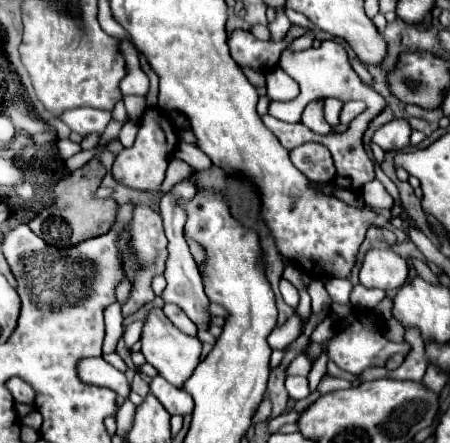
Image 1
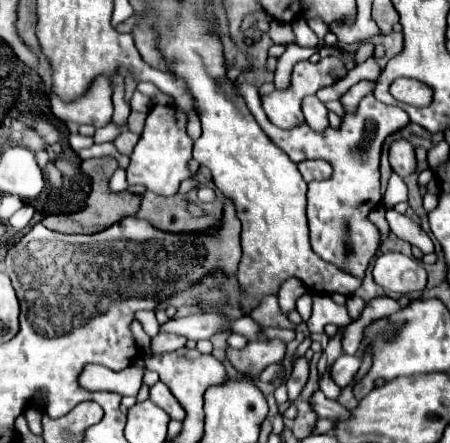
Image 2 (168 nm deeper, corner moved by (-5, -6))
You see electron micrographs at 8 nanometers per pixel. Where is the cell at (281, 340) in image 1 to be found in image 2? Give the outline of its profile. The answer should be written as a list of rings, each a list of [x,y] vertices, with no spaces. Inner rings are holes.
[[[267,339],[267,341],[255,341],[257,347],[247,347],[237,351],[227,347],[227,359],[231,365],[243,373],[243,375],[259,375],[267,365],[271,363],[281,363],[285,357],[285,341],[281,339]]]

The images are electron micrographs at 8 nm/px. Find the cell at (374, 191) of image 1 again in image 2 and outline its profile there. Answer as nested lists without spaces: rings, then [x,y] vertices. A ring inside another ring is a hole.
[[[387,209],[387,223],[399,239],[405,239],[411,245],[417,245],[423,253],[433,253],[433,243],[429,241],[427,233],[419,225],[415,225],[411,219],[407,219],[405,215],[397,213],[395,209]]]

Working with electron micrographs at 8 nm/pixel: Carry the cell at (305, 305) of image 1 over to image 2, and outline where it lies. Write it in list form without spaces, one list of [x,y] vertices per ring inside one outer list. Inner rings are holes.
[[[305,355],[299,357],[293,365],[293,373],[289,377],[289,381],[285,383],[287,385],[287,391],[289,391],[289,399],[297,399],[297,395],[301,393],[305,381],[307,381],[307,375],[309,375],[309,365],[307,365],[307,359]]]

